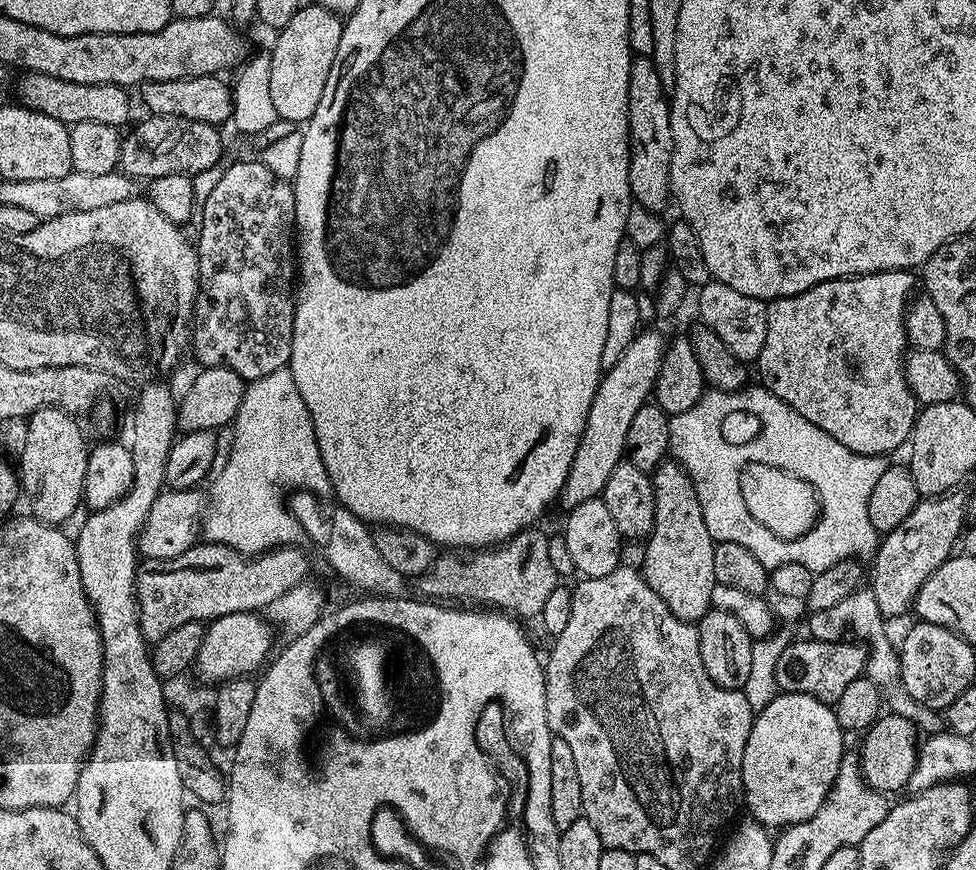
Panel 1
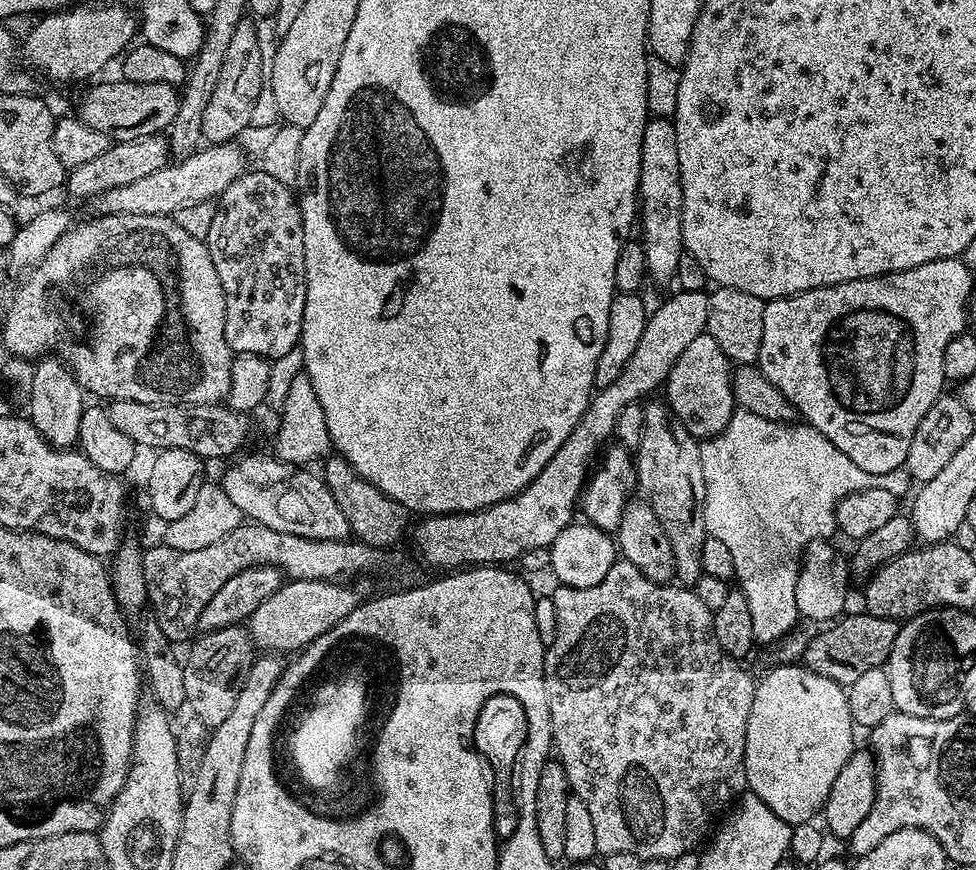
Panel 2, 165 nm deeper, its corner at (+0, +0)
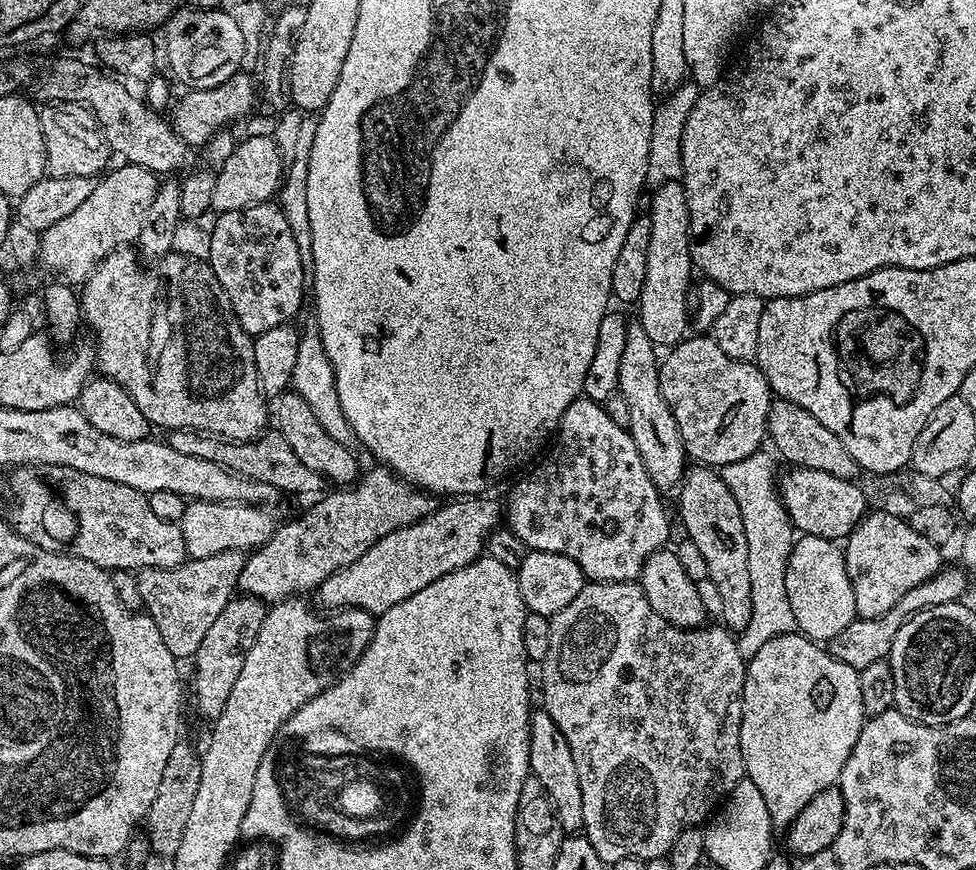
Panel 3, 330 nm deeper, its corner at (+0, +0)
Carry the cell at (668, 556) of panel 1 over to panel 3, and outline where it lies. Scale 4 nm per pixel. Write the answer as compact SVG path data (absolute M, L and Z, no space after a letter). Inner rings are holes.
M629 319L622 367L618 370L618 392L630 406L630 426L627 430L634 438L634 446L638 446L638 454L642 454L646 474L650 474L650 482L654 482L659 492L668 494L671 488L672 491L679 489L680 481L684 479L686 453L682 434L678 434L678 422L674 422L674 414L660 393L661 361L658 356L656 360L656 352L657 345L653 344L650 334L646 334L639 319Z

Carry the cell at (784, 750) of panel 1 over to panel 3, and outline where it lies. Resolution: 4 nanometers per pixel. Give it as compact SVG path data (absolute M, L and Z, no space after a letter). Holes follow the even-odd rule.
M796 632L770 638L758 654L747 657L740 749L744 775L754 782L754 786L758 786L762 799L766 801L766 810L770 810L773 829L791 828L794 818L802 814L806 802L810 802L814 794L822 794L822 790L833 787L839 781L842 766L846 766L866 719L858 687L859 677L857 669L846 666L846 662L838 662L838 658L828 653L827 647Z

